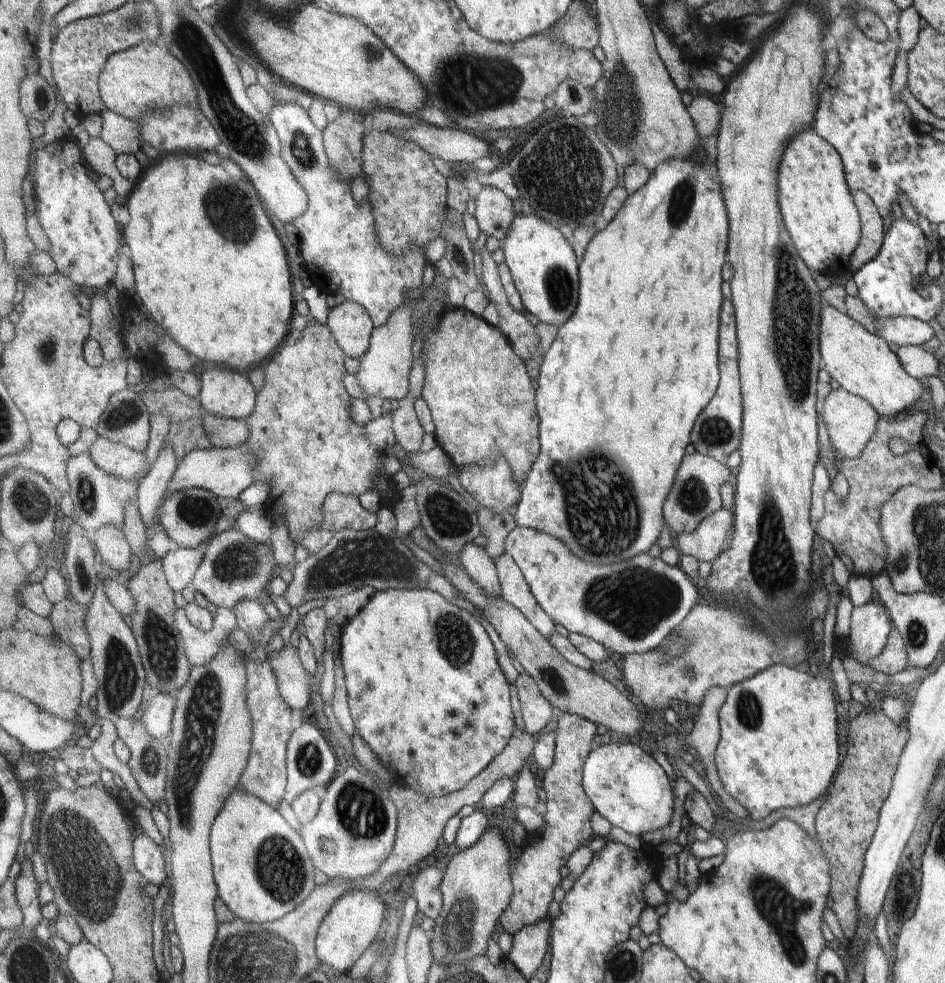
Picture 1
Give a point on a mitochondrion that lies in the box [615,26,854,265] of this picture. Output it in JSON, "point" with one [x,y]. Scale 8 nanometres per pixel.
{"point":[683,196]}

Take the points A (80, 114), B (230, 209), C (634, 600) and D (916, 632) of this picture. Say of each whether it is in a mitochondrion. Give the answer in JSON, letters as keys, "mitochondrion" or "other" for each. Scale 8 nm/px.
{"A":"other","B":"mitochondrion","C":"mitochondrion","D":"mitochondrion"}

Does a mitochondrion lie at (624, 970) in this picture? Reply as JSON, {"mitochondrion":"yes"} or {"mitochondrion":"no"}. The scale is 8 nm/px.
{"mitochondrion":"yes"}

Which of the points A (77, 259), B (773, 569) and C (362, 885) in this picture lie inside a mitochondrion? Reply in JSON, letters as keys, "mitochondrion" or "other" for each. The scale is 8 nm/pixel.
{"A":"other","B":"mitochondrion","C":"other"}

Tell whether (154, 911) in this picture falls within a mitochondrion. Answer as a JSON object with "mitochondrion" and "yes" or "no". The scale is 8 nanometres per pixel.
{"mitochondrion":"no"}

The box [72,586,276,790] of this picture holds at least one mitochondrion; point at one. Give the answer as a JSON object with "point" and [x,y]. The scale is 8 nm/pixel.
{"point":[119,674]}

